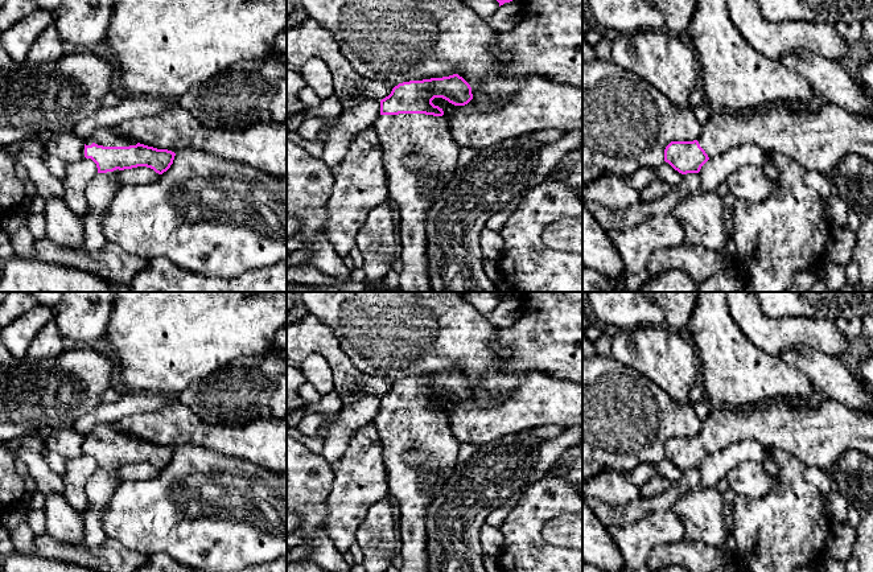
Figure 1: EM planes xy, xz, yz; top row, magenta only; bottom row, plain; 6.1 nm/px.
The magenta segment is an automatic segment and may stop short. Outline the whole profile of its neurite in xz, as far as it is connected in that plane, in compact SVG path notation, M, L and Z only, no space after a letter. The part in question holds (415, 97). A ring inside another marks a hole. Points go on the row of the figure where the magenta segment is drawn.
M458 74L403 82L380 100L380 116L374 124L383 149L390 197L398 205L400 215L399 258L403 262L400 272L402 292L432 292L427 271L428 215L435 201L440 197L444 186L450 181L457 169L461 148L452 137L448 122L442 118L442 108L432 103L435 98L442 98L454 106L465 106L473 99L473 94L470 85ZM413 153L419 153L425 162L417 170L408 170L405 159ZM433 176L441 178L441 185L432 194L425 196L420 189L420 182L423 178Z

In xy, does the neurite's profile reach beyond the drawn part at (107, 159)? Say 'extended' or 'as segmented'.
extended

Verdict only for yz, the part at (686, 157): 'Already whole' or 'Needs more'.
Needs more

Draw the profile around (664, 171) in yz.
M662 162L660 165L655 166L655 173L659 178L664 180L671 188L679 185L684 174L675 170L668 162Z

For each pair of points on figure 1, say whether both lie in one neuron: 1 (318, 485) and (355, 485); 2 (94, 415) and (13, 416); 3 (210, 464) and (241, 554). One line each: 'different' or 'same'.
1: different
2: different
3: same

